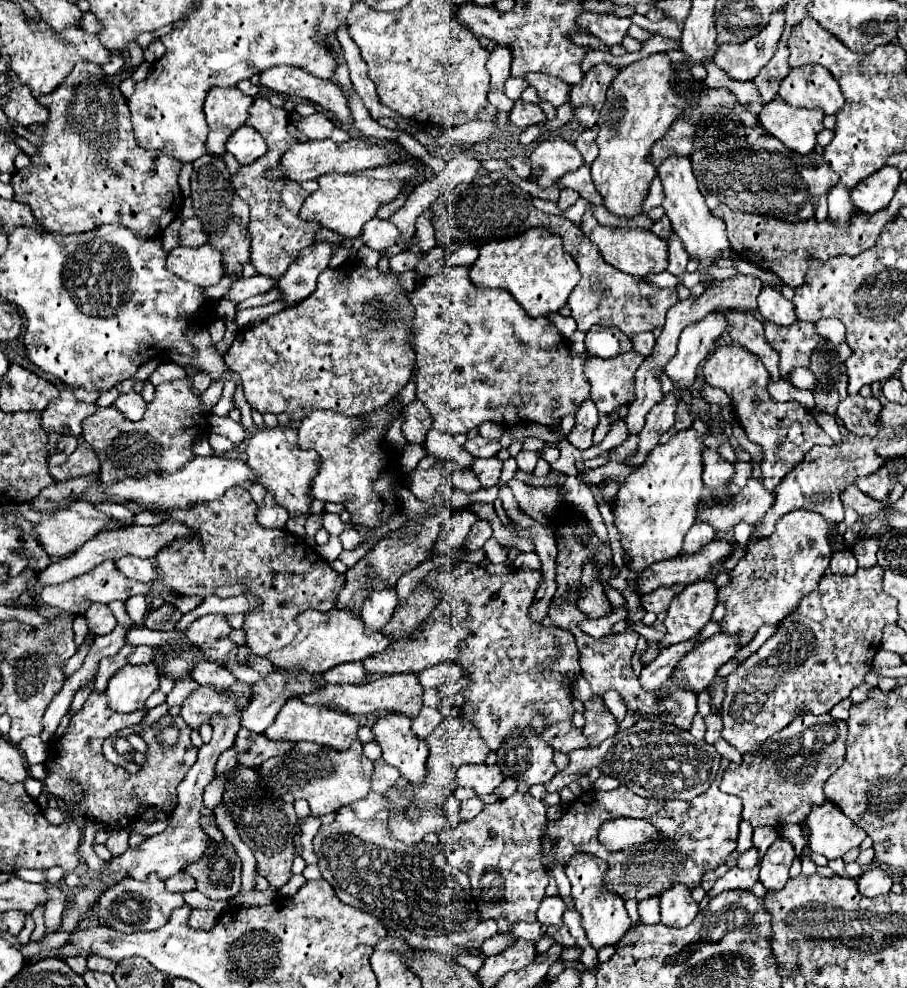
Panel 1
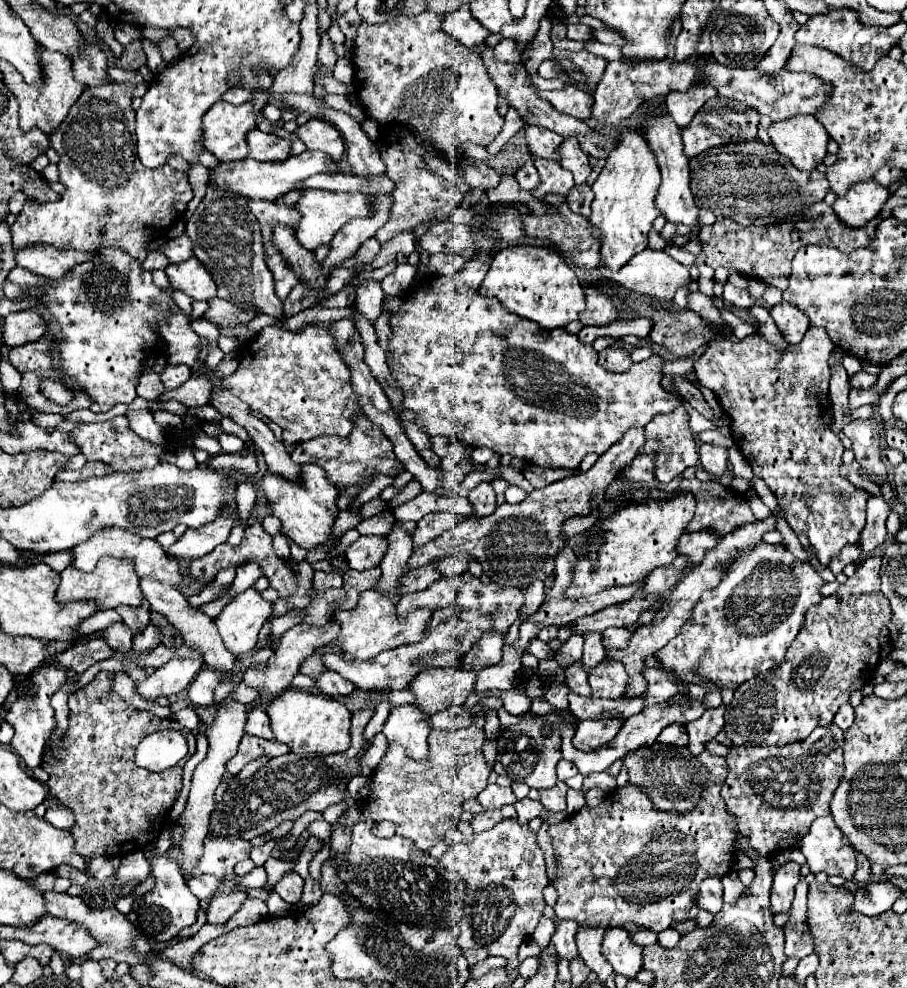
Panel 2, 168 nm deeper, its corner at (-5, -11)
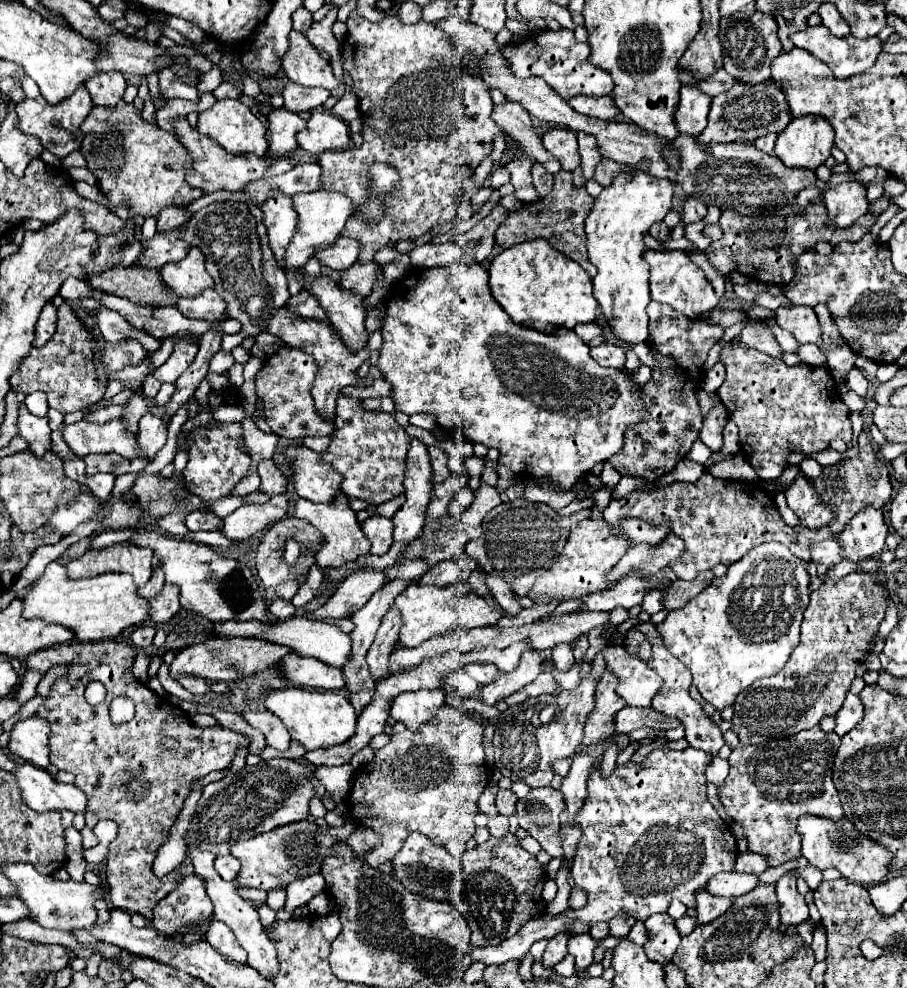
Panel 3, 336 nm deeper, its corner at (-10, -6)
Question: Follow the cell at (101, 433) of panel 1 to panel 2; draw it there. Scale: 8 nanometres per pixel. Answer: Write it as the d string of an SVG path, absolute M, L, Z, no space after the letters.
M125 415L103 423L79 425L69 435L71 435L71 441L79 447L79 451L87 457L87 461L103 461L111 465L115 471L141 471L145 467L153 467L155 463L159 463L159 455L163 455L161 447L151 445L145 439L139 439L139 435L131 431Z

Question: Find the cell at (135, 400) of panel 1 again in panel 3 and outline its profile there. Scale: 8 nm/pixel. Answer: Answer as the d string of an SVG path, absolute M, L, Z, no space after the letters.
M144 414L140 418L140 430L138 430L138 442L144 450L144 458L154 458L156 452L166 444L166 424L156 418L154 414Z

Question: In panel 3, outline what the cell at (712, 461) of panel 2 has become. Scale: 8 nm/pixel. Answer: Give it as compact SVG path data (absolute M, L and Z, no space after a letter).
M718 404L708 418L704 418L702 430L700 430L700 438L702 442L712 450L712 452L720 452L722 450L722 428L726 424L726 408L722 404Z

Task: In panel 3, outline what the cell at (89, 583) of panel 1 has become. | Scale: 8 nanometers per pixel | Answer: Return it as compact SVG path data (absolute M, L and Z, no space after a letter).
M112 544L102 550L90 550L82 558L68 562L68 578L90 578L106 572L128 572L134 578L134 584L142 588L152 576L154 554L148 548L140 546L118 546Z

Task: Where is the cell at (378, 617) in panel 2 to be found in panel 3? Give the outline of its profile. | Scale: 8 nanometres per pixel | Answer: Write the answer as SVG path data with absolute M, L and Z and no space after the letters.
M460 582L460 586L444 586L444 590L440 590L436 586L420 588L416 584L412 584L400 596L396 596L396 600L390 604L390 610L400 612L400 616L402 616L402 628L400 628L398 640L394 642L394 646L402 646L402 648L414 648L420 642L424 642L432 636L452 632L454 628L494 626L502 616L508 614L500 606L492 608L490 604L486 604L486 600L482 596L474 594L466 582Z

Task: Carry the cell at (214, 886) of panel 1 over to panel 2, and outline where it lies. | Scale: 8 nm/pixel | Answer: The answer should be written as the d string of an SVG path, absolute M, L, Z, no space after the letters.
M223 879L221 881L221 889L213 893L213 901L207 909L207 923L223 925L241 907L241 903L245 901L245 889L233 891L235 885L237 885L235 879Z

